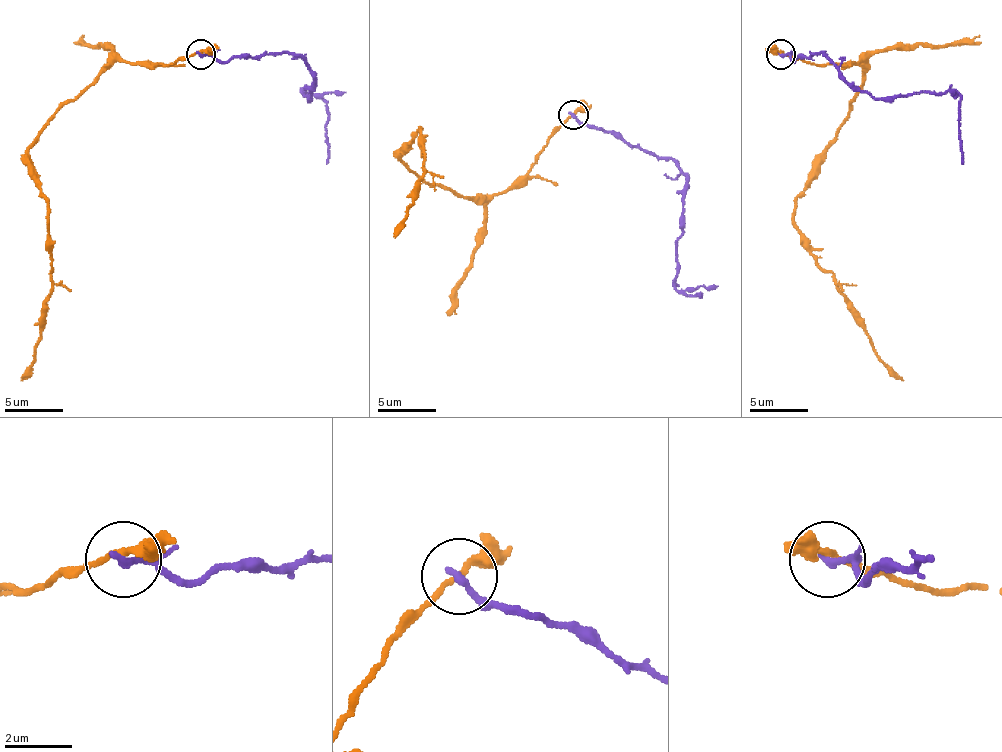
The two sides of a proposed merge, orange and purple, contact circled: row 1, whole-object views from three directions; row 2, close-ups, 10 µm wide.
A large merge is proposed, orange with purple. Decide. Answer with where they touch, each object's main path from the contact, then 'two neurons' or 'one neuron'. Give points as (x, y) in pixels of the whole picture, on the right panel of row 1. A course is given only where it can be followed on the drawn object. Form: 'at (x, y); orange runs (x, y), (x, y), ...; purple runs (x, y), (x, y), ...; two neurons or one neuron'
at (780, 54); orange runs (779, 52), (812, 64), (861, 61), (861, 90), (797, 198), (794, 227), (902, 379); purple runs (779, 55), (794, 61), (820, 52), (850, 84), (876, 99), (952, 90), (958, 104), (964, 163); two neurons

